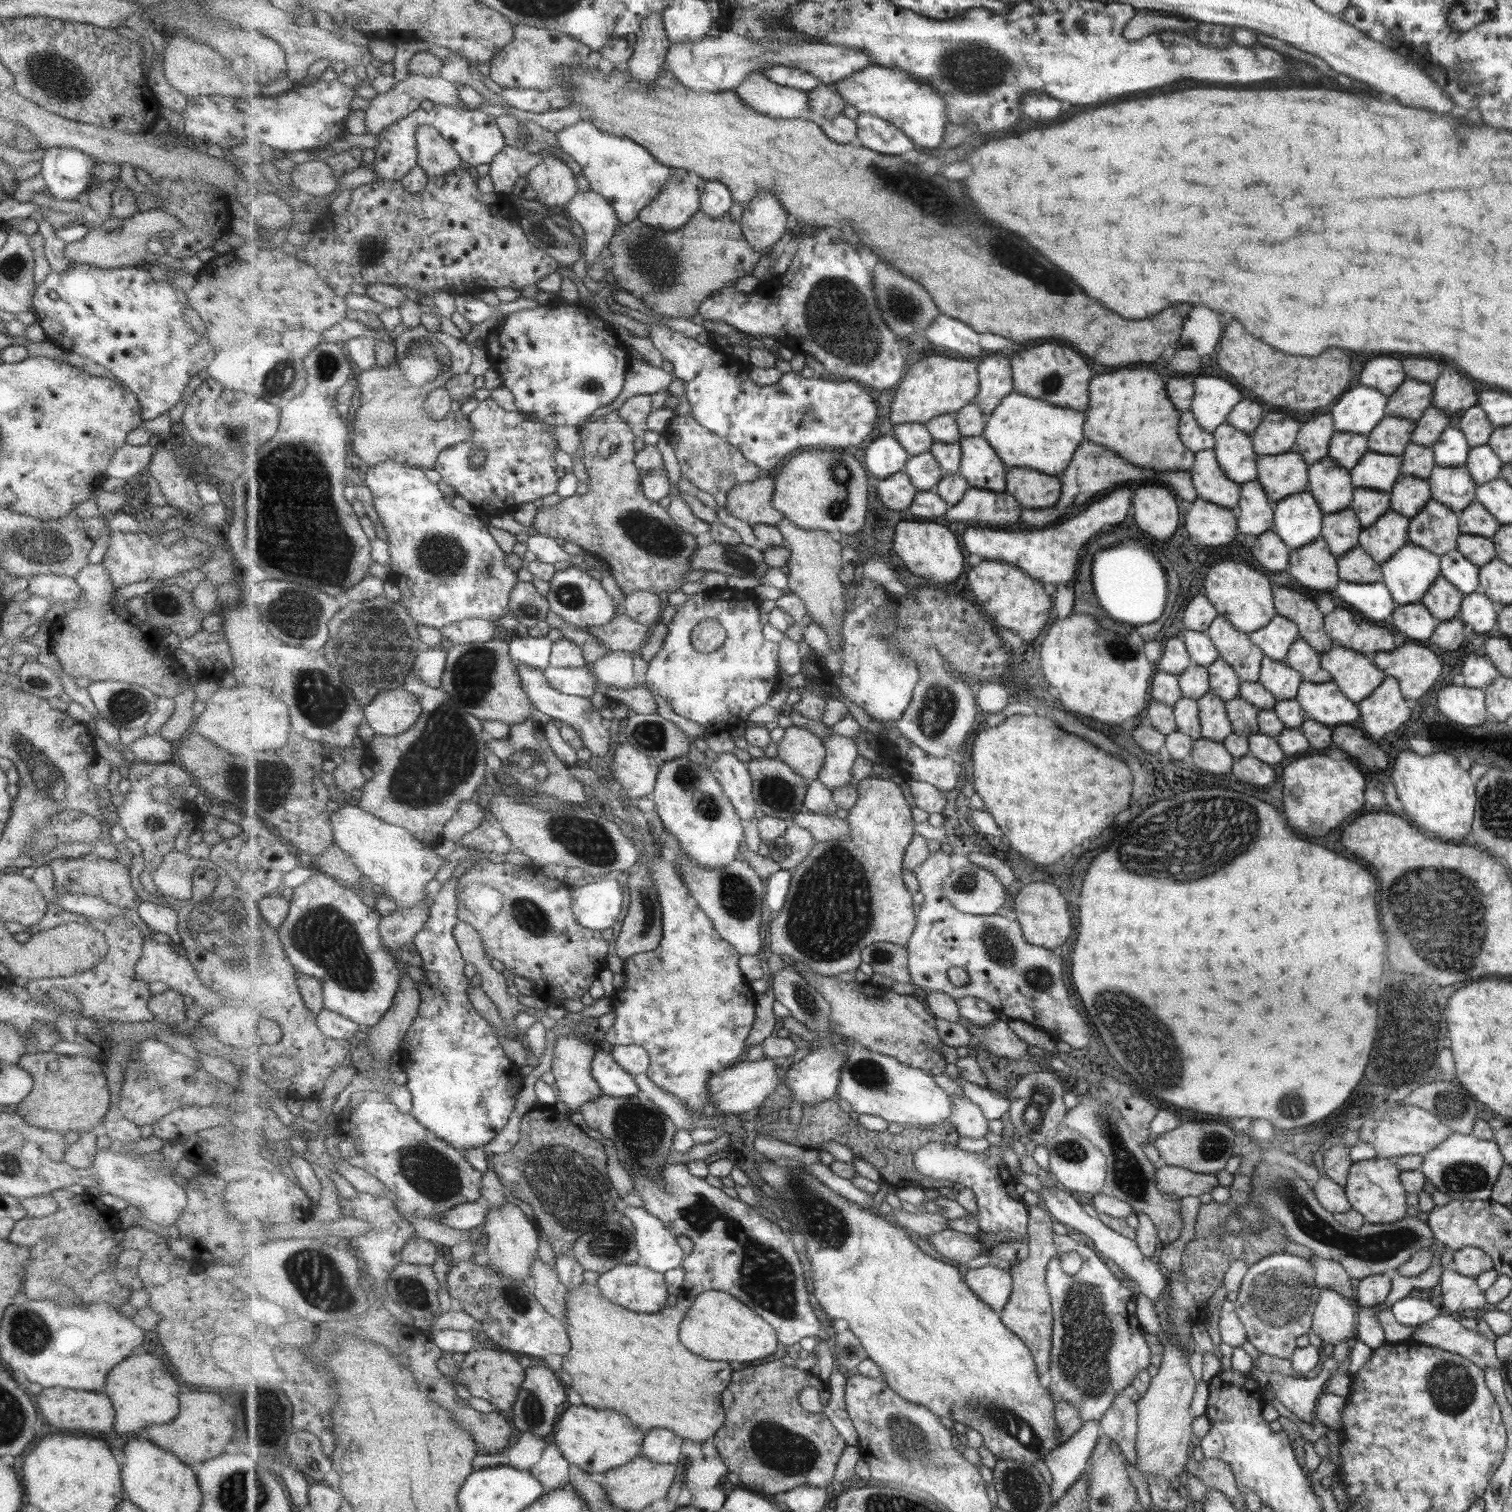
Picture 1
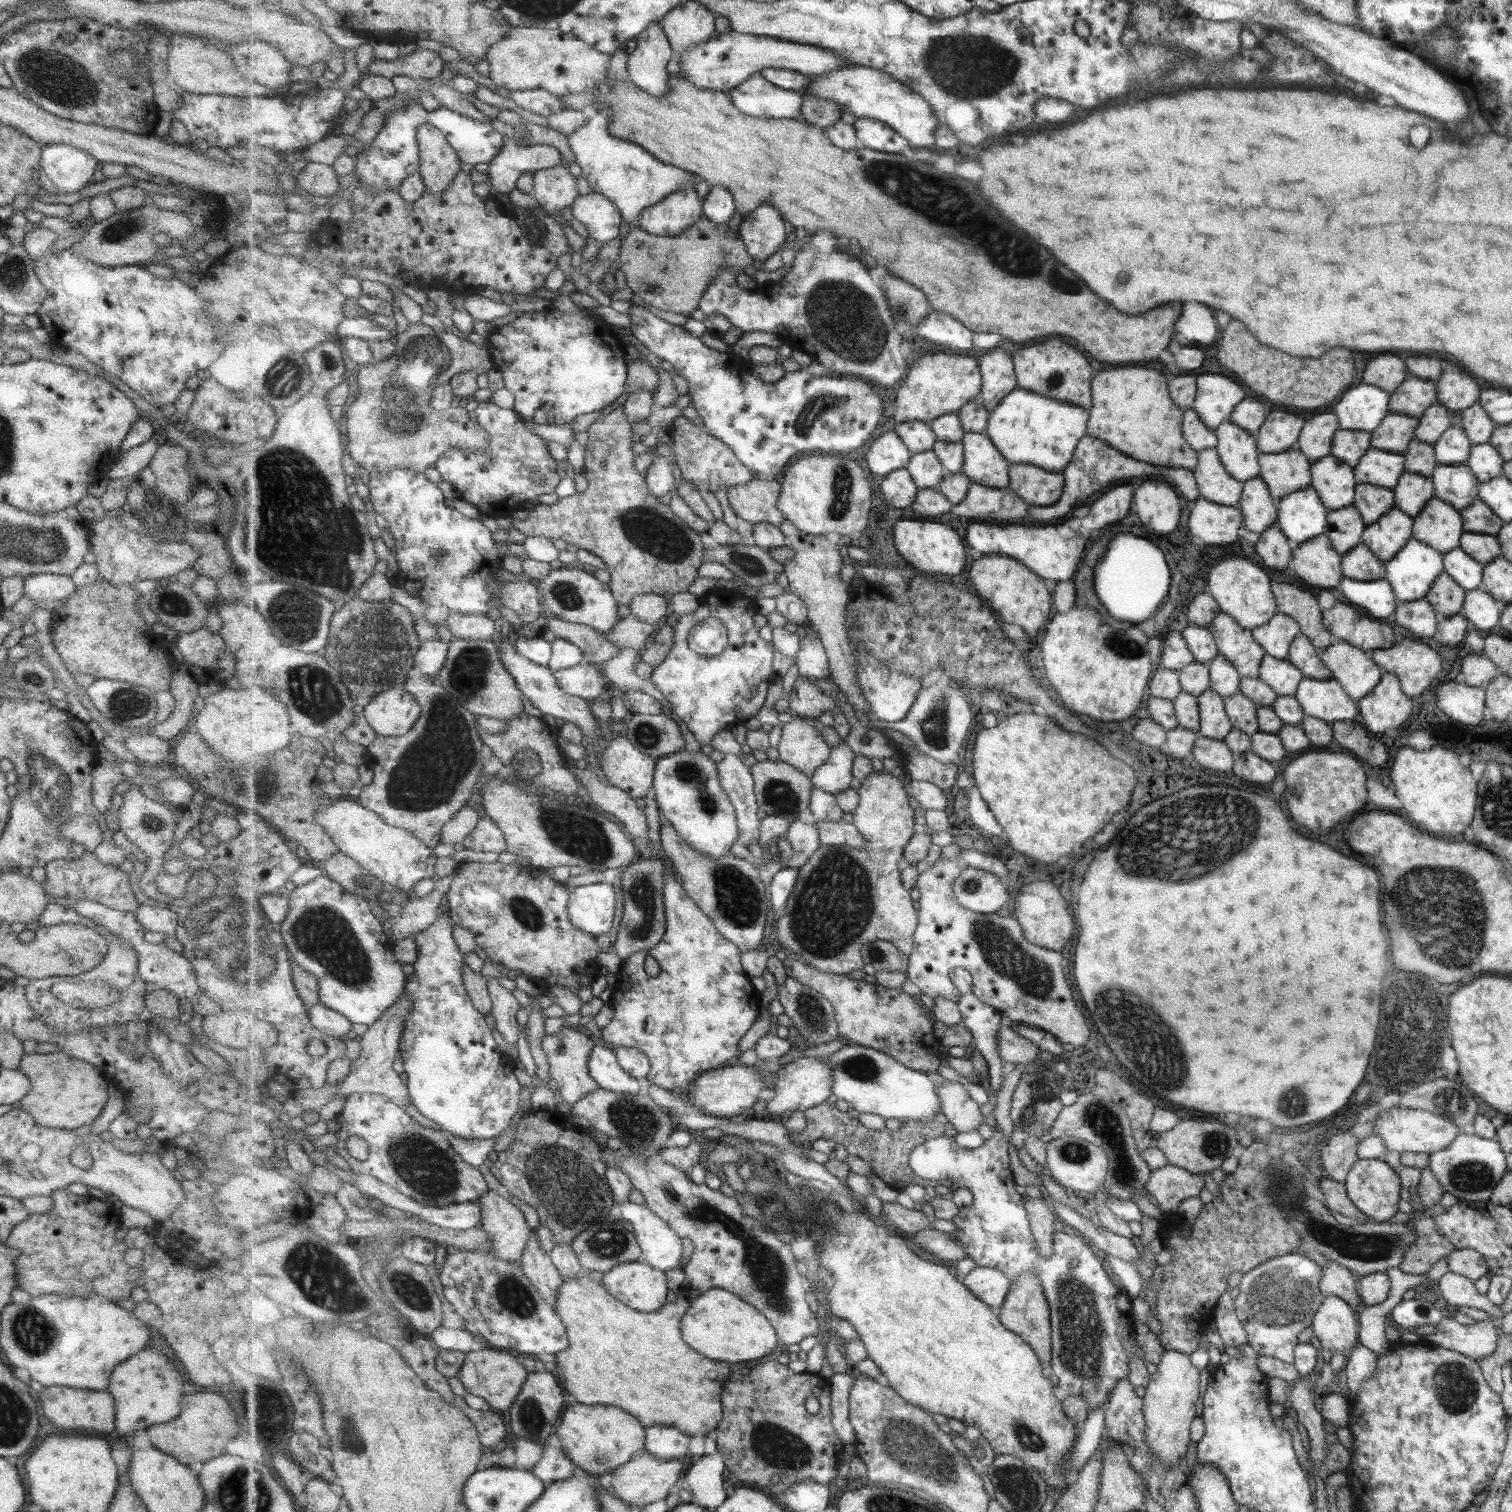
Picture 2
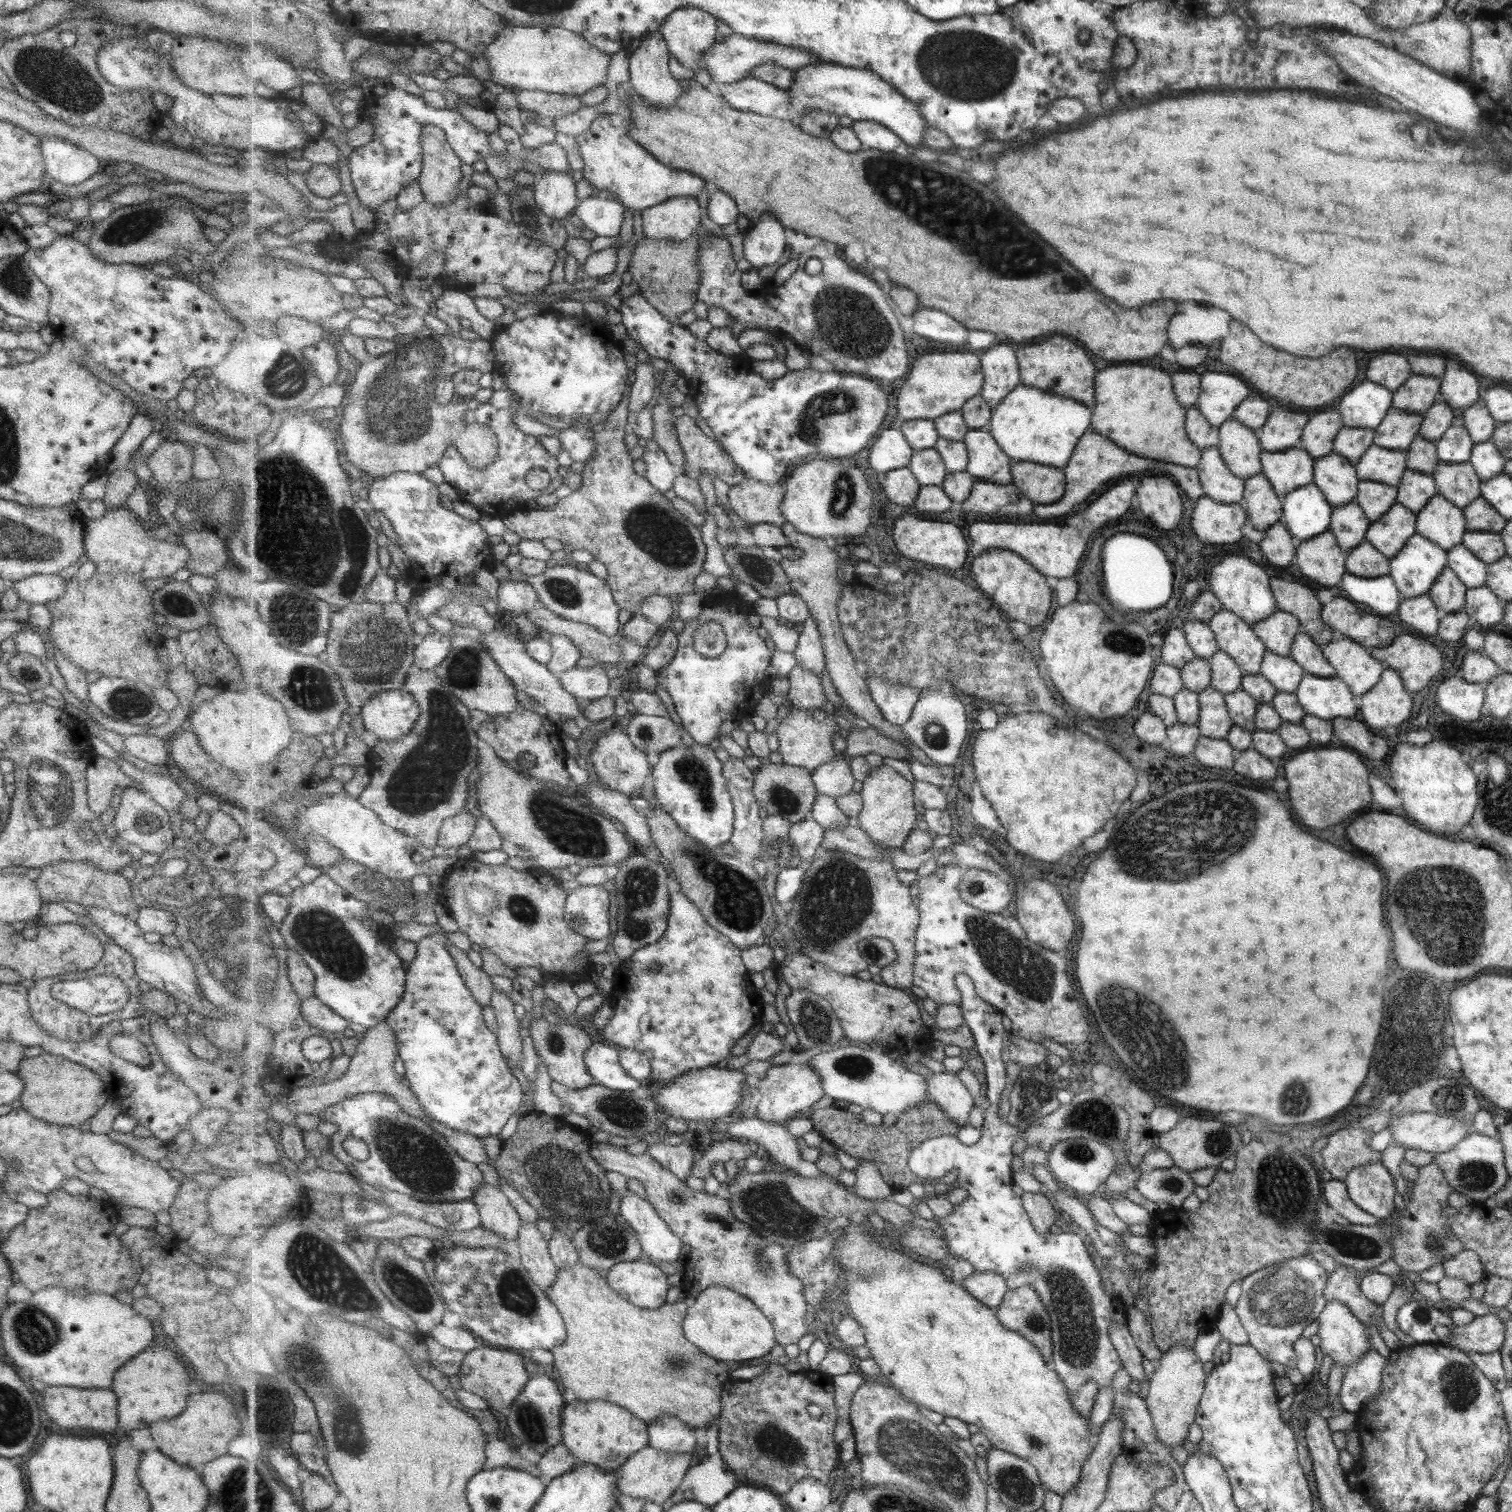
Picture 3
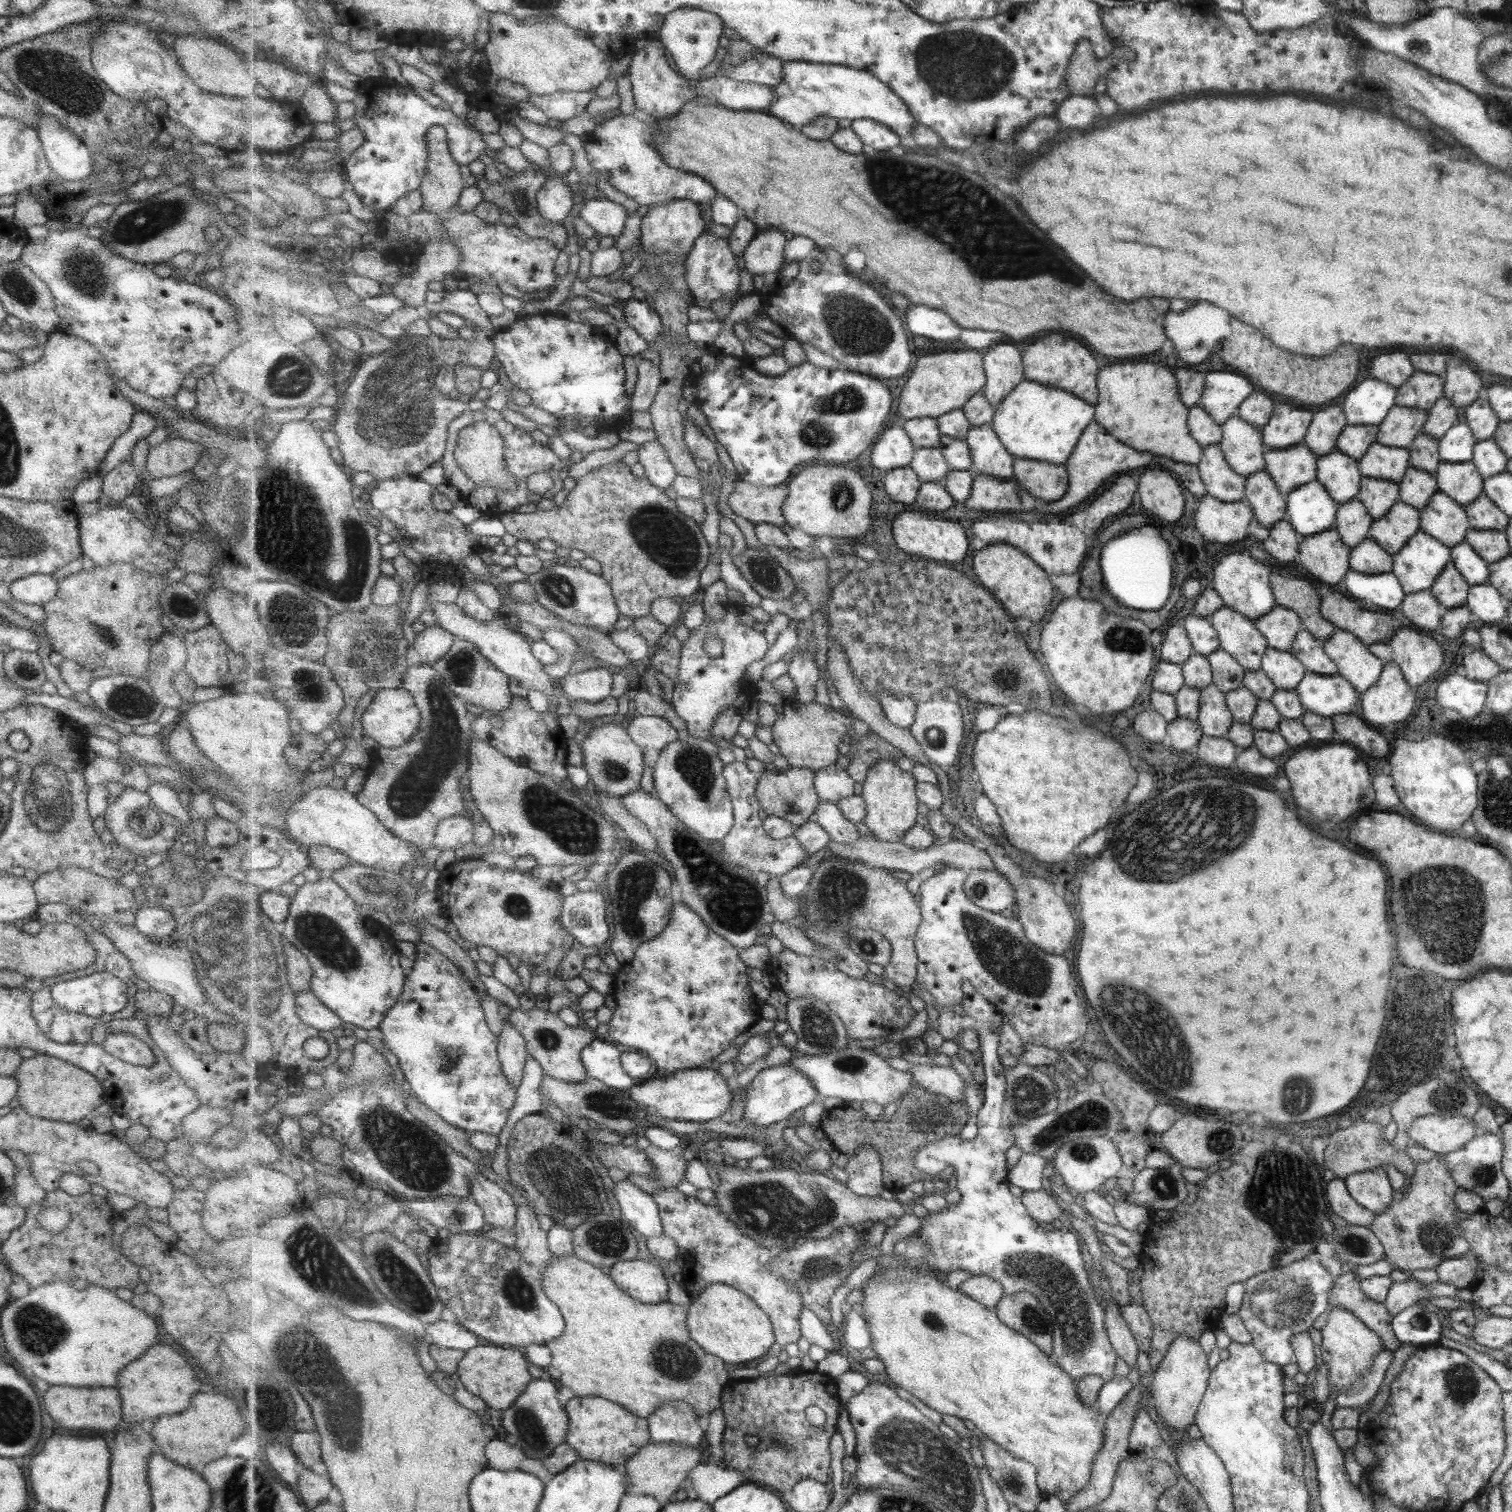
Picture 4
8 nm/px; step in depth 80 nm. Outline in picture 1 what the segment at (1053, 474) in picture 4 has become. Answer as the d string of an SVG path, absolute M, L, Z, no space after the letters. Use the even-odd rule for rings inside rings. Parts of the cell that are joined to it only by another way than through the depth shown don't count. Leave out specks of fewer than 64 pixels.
M1010 467L1007 473L1007 492L1025 509L1048 509L1061 496L1061 480L1055 475L1027 467Z

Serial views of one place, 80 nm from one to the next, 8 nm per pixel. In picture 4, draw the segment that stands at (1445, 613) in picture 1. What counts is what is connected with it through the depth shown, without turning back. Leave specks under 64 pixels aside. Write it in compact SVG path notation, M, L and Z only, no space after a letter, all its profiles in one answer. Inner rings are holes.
M1449 561L1428 589L1441 606L1454 609L1465 604L1469 584L1462 574L1459 574L1458 567Z

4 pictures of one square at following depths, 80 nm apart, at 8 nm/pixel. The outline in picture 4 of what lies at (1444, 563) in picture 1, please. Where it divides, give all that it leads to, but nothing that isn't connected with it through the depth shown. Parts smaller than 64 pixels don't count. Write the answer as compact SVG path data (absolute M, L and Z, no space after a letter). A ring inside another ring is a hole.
M1466 540L1450 548L1450 561L1458 567L1459 574L1462 574L1469 586L1489 580L1489 563Z

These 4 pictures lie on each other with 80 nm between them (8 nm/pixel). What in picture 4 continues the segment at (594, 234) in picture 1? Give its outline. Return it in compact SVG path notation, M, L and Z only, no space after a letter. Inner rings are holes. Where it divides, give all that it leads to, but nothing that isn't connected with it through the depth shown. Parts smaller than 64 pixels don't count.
M603 197L593 198L583 206L581 217L597 234L616 240L626 228L627 208Z

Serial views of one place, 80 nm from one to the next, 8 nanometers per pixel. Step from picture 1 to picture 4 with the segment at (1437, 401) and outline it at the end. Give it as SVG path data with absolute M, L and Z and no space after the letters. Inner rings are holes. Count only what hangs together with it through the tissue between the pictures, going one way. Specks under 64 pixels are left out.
M1451 358L1447 362L1443 378L1445 379L1443 396L1451 399L1455 406L1466 408L1477 398L1481 380L1461 358Z

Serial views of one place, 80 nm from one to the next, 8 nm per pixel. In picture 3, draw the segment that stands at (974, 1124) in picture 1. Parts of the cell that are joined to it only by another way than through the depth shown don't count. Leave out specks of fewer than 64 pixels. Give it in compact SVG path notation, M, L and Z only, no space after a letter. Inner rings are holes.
M943 1071L933 1073L927 1078L926 1083L929 1096L940 1104L961 1127L966 1125L975 1100L969 1094L967 1086L961 1082L961 1078L954 1072Z

